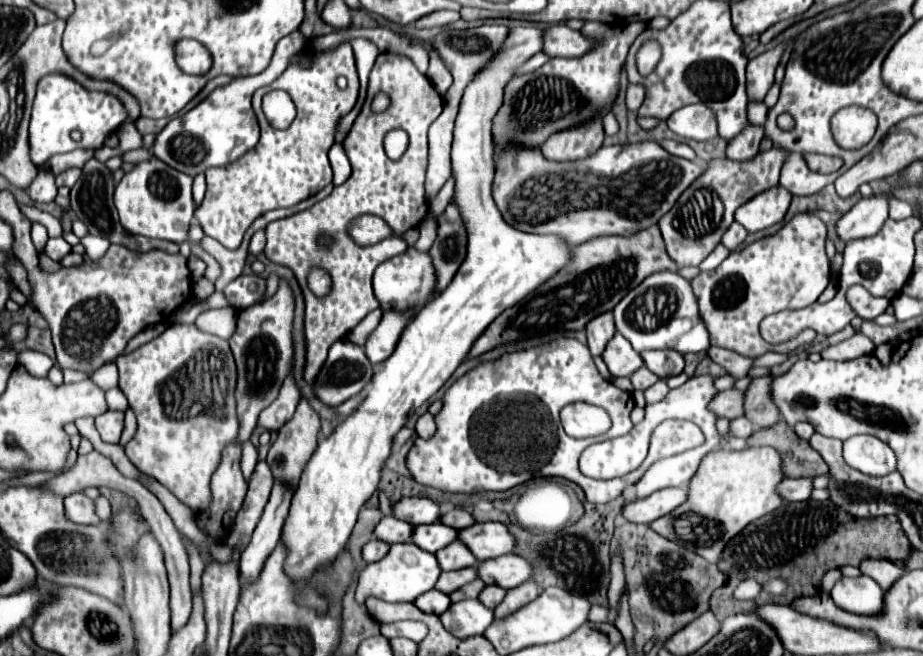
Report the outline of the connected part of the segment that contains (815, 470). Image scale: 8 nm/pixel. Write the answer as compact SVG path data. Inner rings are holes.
M784 420L772 428L758 430L746 440L746 444L776 448L782 458L782 474L786 478L814 478L828 474L828 466L822 456L812 450L806 440L800 440Z

